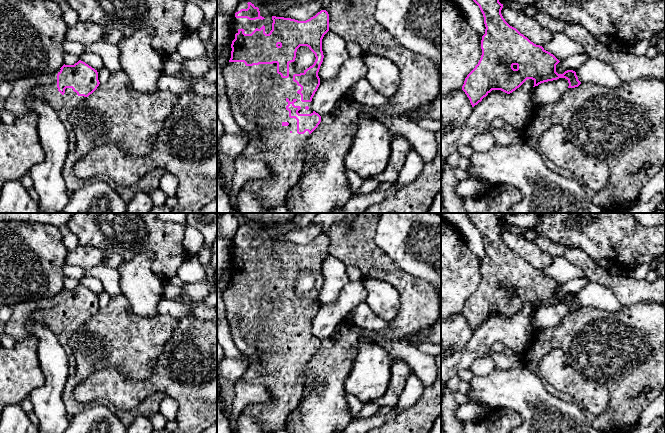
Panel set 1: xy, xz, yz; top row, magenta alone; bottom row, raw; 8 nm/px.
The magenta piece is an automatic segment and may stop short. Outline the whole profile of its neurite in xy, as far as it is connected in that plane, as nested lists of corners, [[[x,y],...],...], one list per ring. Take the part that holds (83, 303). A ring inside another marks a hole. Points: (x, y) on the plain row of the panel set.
[[[79,284],[74,289],[64,288],[56,296],[41,302],[14,305],[3,332],[20,341],[29,335],[25,327],[28,322],[43,324],[55,334],[69,359],[74,357],[69,346],[71,335],[99,308],[97,294]]]

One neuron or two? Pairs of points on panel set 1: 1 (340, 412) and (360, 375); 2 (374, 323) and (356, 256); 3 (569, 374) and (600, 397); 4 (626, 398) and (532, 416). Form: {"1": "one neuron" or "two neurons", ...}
{"1": "two neurons", "2": "two neurons", "3": "one neuron", "4": "two neurons"}

